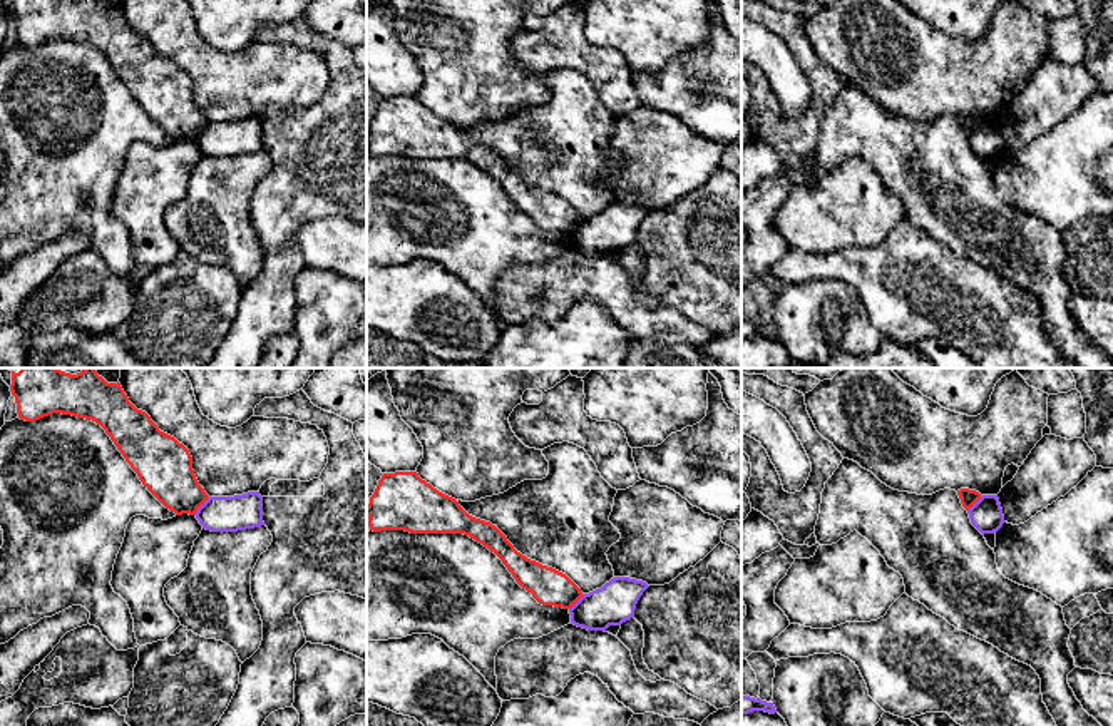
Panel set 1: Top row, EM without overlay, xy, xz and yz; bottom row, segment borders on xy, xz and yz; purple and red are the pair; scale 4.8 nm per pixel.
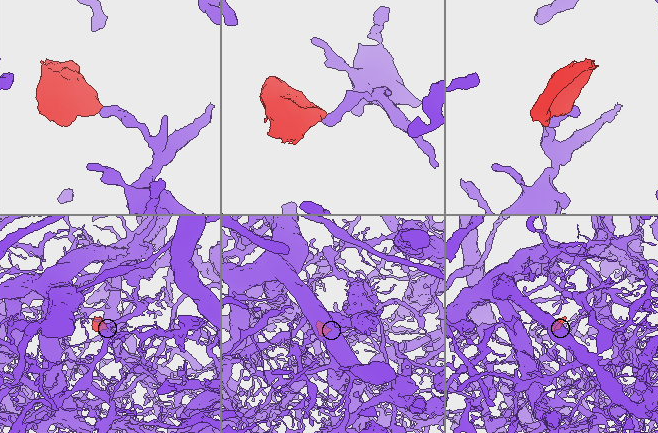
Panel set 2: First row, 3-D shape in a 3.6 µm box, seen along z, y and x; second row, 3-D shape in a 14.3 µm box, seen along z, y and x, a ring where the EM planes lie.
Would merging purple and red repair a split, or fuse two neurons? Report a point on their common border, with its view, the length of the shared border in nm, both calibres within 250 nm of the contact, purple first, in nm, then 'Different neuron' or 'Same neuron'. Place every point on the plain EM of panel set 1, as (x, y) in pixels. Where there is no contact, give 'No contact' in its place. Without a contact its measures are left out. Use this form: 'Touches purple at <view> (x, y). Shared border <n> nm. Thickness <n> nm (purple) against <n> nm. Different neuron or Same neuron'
Touches purple at xy (201, 131). Shared border 120 nm. Thickness 180 nm (purple) against 260 nm. Different neuron

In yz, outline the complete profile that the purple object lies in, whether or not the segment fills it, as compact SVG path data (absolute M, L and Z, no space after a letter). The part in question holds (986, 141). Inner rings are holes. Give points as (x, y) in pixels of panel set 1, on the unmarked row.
M981 120L967 135L971 149L984 161L998 157L1004 149L998 120Z

